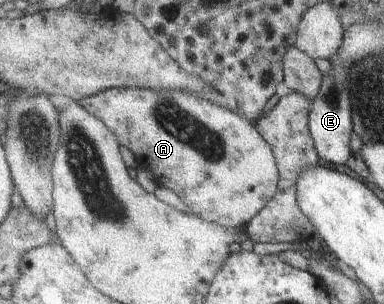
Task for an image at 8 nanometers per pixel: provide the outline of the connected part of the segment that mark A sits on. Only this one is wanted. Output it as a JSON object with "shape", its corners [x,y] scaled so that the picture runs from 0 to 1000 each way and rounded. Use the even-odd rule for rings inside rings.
{"shape":[[[370,289],[286,293],[216,322],[208,339],[286,418],[307,447],[310,477],[320,474],[352,500],[362,533],[404,572],[404,592],[419,612],[440,618],[497,701],[529,724],[602,753],[643,747],[724,635],[729,569],[703,474],[672,434],[664,408],[612,375],[589,345],[565,349],[477,296]]]}

